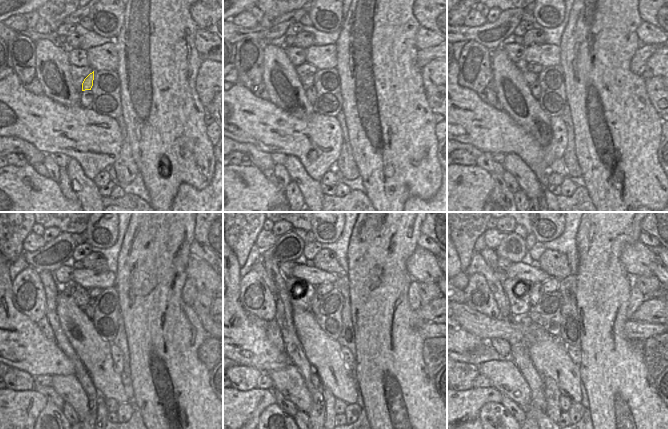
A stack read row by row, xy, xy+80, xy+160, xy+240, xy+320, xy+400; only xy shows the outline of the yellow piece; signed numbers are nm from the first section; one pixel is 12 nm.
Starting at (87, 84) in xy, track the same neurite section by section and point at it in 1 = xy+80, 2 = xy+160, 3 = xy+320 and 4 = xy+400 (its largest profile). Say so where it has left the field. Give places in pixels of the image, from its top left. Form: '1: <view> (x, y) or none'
1: xy+80 (307, 81)
2: xy+160 (529, 77)
3: xy+320 (303, 293)
4: xy+400 (518, 292)

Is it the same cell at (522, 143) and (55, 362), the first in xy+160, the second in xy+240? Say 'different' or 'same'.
same

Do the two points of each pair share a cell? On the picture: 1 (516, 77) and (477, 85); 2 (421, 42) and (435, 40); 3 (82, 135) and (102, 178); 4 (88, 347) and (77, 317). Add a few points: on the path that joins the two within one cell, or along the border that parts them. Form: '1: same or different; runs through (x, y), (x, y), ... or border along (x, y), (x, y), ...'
1: different; border along (489, 57), (493, 80)
2: same; runs through (424, 40), (432, 40)
3: different; border along (106, 169), (99, 172), (93, 180)
4: same; runs through (86, 340), (79, 324)

